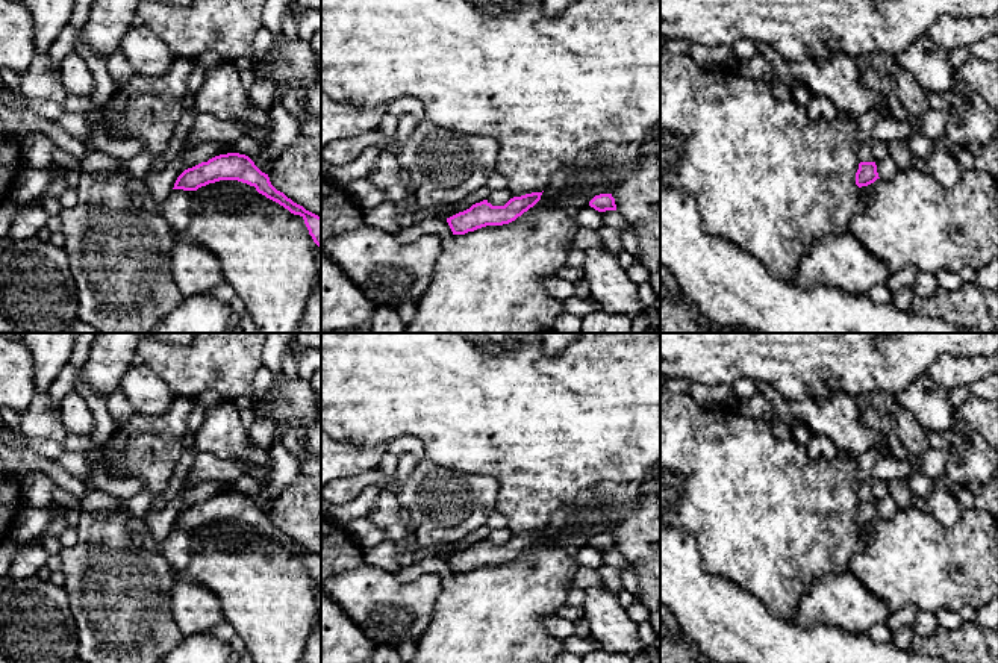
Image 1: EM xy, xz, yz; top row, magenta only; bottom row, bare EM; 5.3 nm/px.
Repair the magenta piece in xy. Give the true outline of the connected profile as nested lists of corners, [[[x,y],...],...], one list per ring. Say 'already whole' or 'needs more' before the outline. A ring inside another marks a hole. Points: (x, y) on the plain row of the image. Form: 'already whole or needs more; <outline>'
already whole; [[[220,493],[207,501],[188,507],[177,516],[173,528],[197,530],[201,525],[220,519],[238,519],[254,525],[259,533],[279,542],[291,552],[300,554],[304,559],[313,581],[321,587],[321,556],[306,549],[303,545],[288,537],[283,531],[277,530],[271,524],[268,513],[262,512],[245,493]]]

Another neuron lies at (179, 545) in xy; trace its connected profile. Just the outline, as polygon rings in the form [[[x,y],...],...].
[[[173,528],[162,542],[156,542],[153,549],[162,554],[171,568],[183,571],[198,548],[200,542],[194,530]]]

